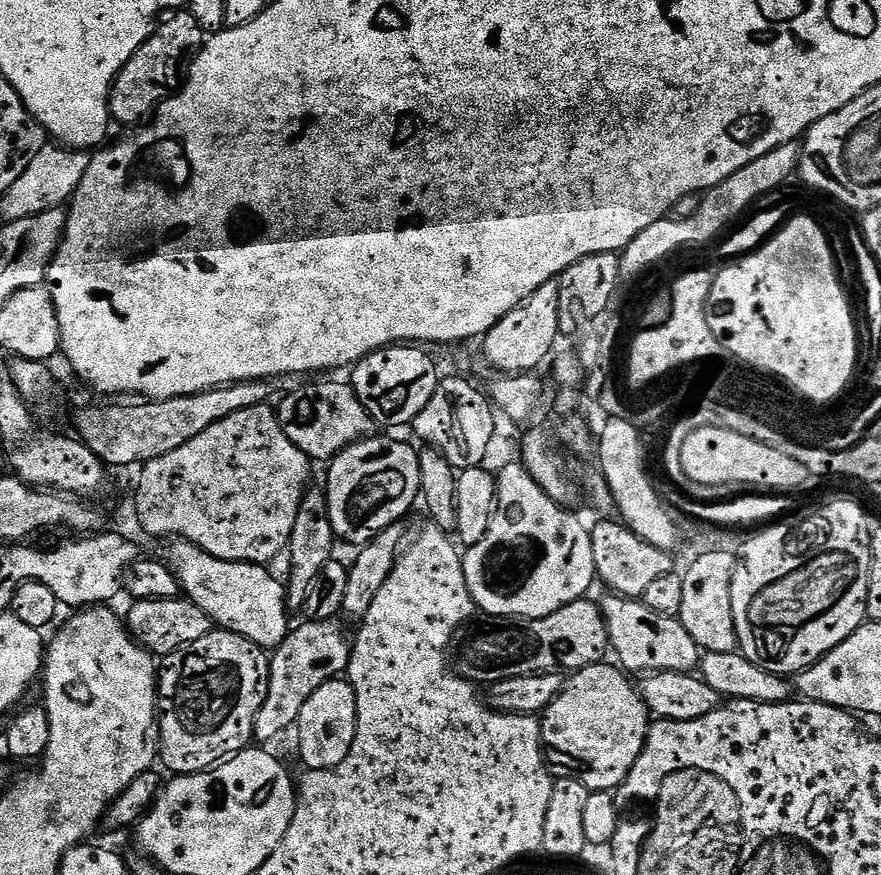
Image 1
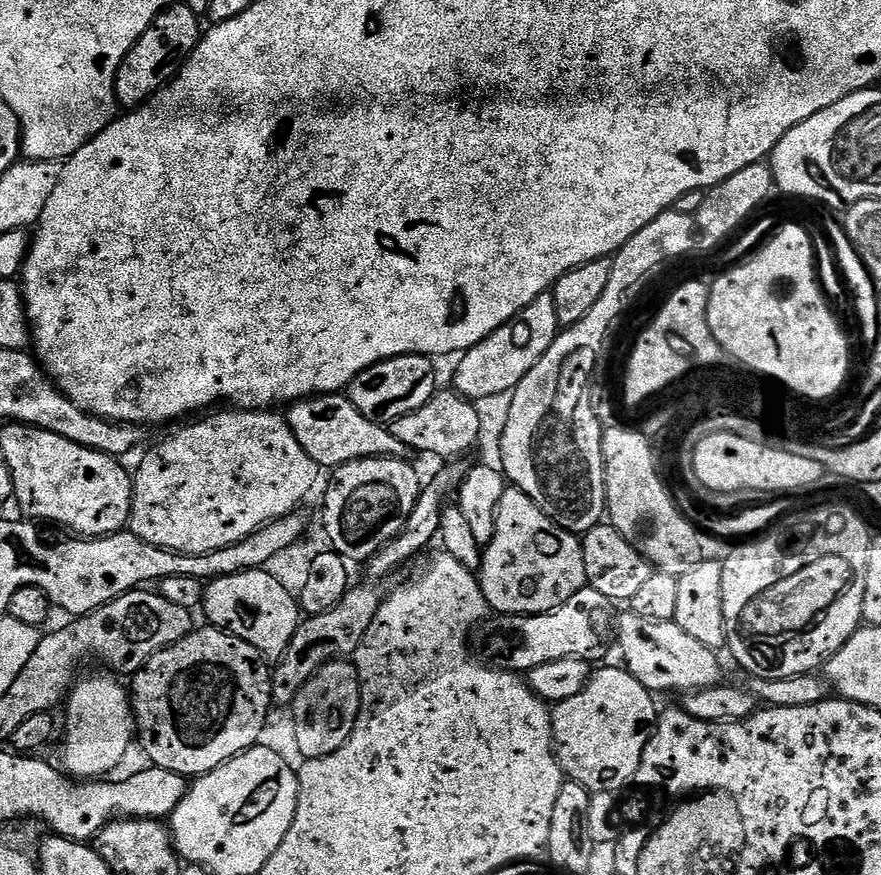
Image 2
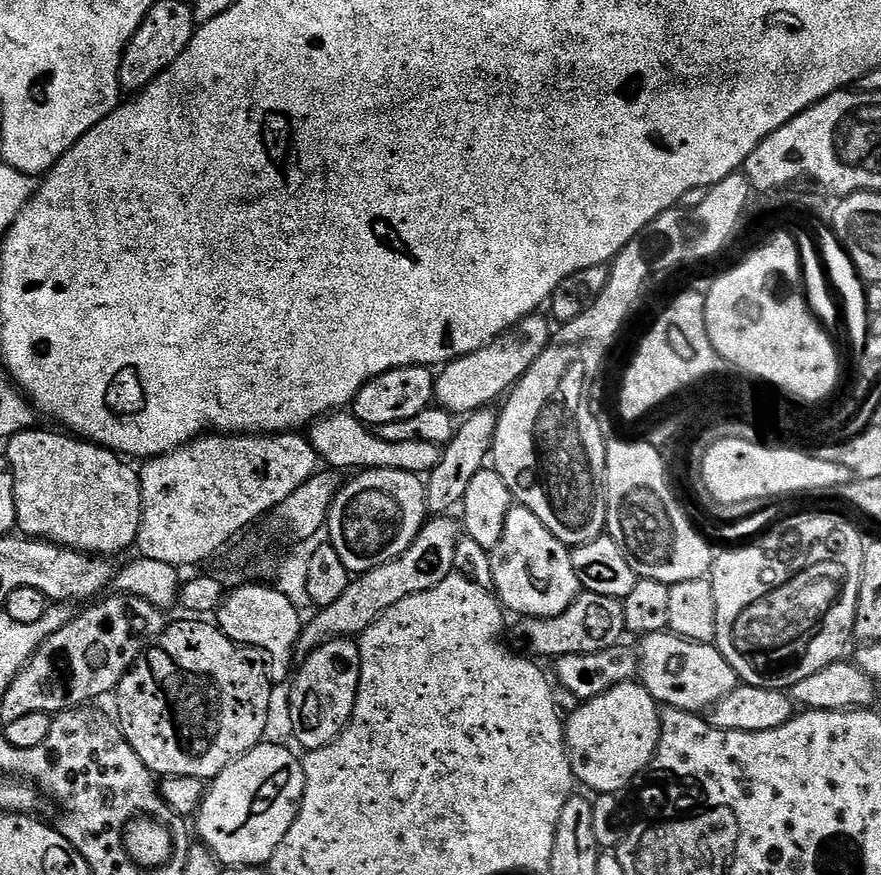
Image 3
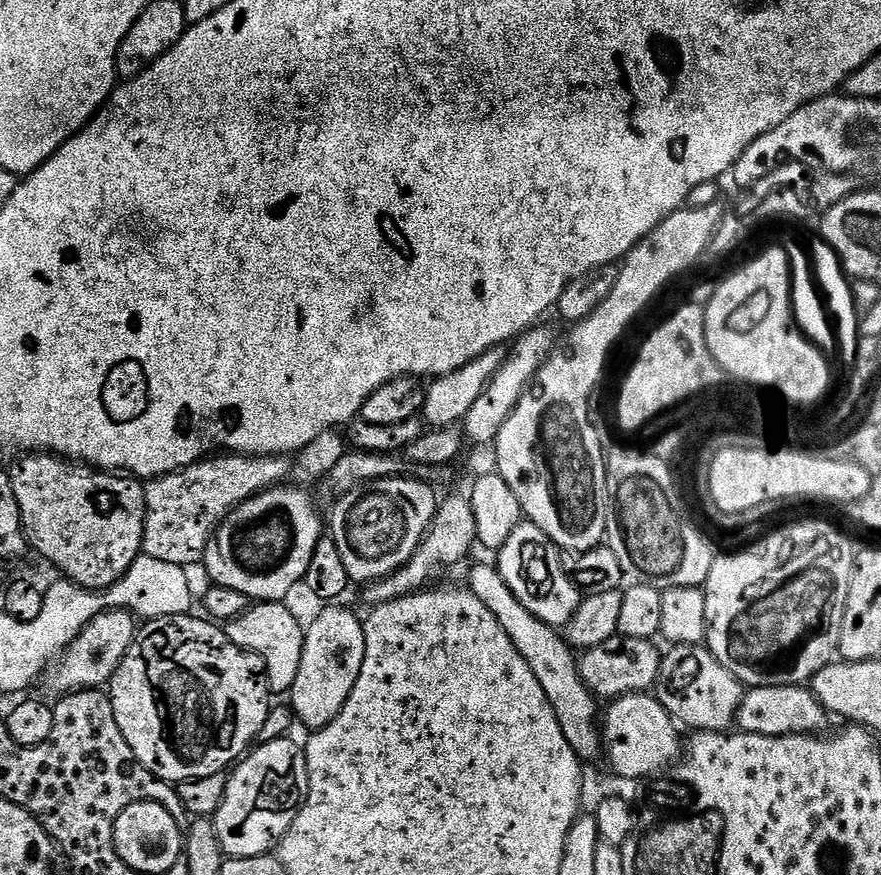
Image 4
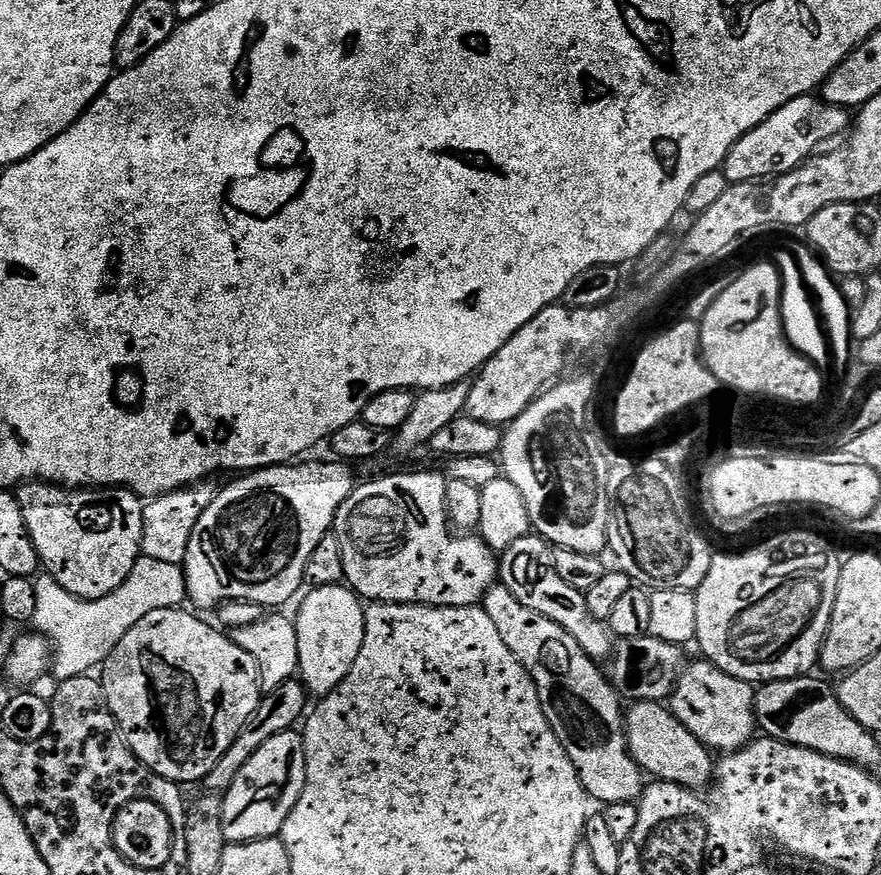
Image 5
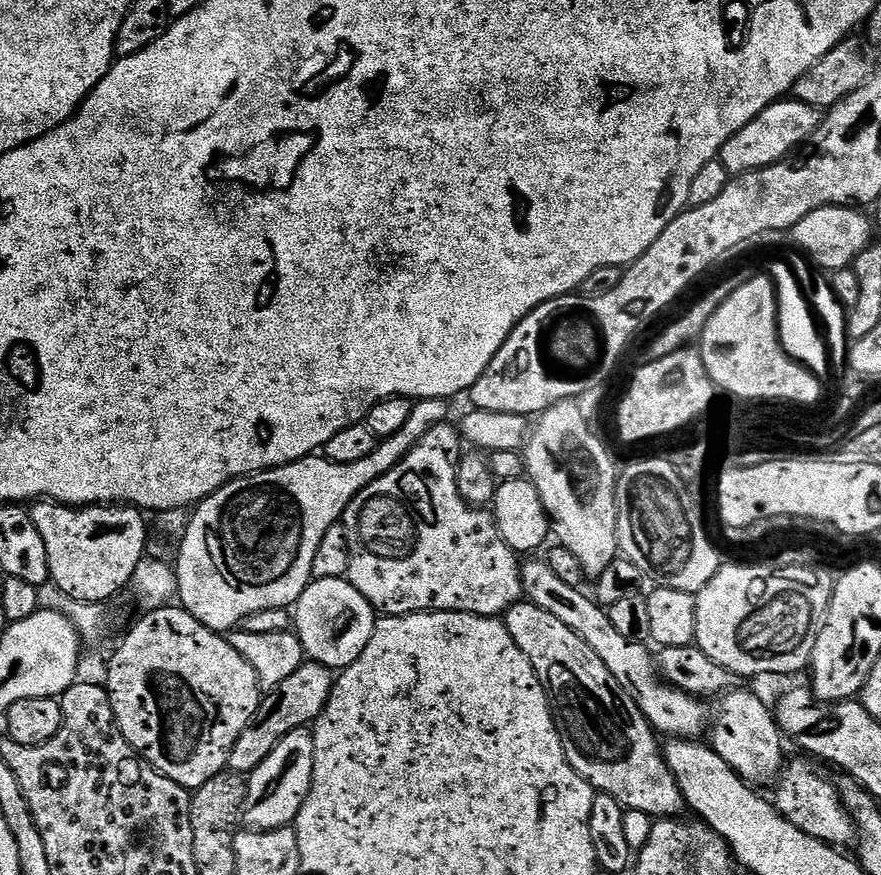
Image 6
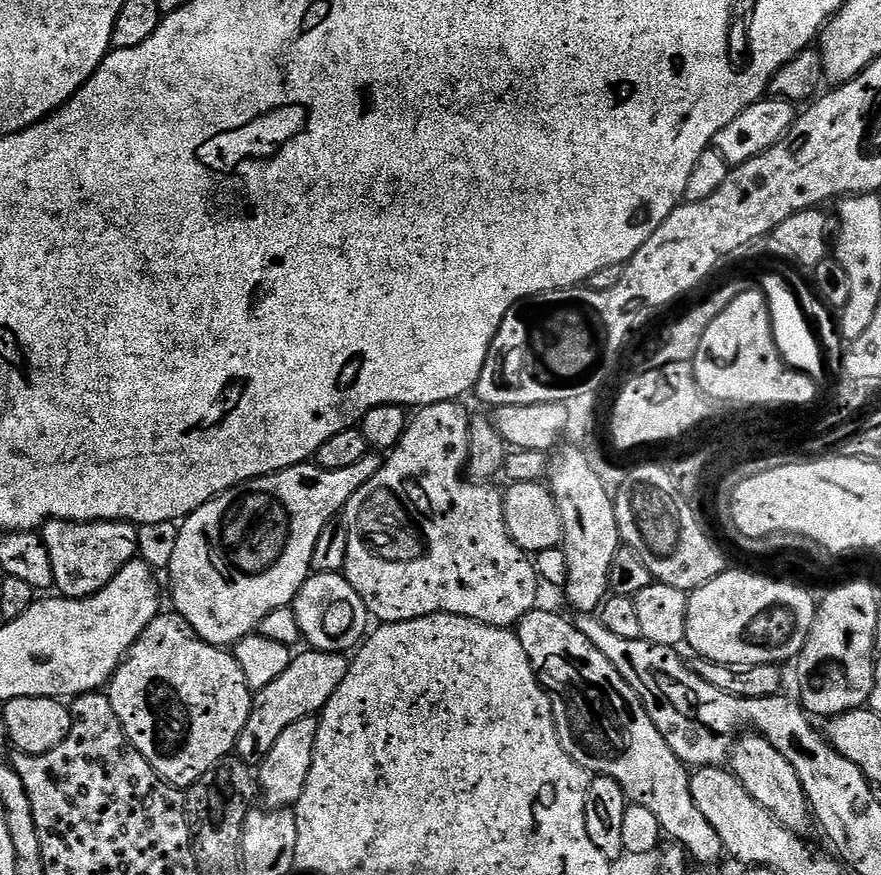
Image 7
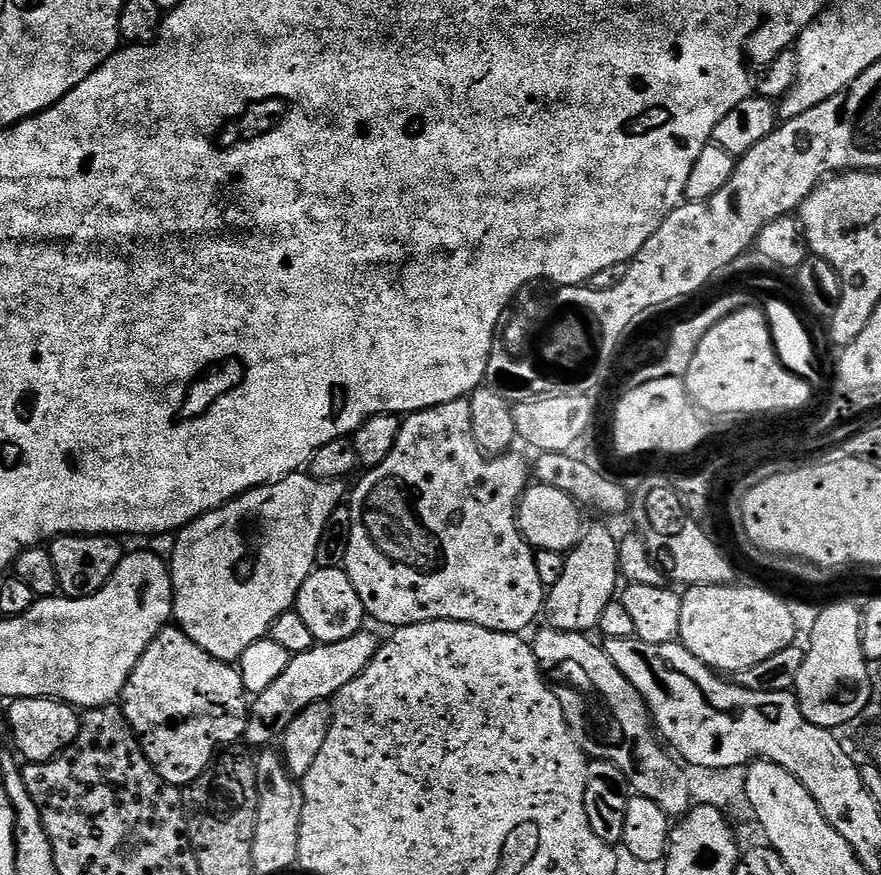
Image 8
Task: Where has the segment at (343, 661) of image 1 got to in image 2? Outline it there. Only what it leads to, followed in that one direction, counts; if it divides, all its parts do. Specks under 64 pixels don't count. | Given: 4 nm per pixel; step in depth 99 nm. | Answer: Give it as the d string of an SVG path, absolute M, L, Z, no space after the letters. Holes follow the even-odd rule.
M363 582L349 587L347 594L334 606L334 610L326 610L326 614L309 616L296 629L294 638L286 646L286 650L275 661L272 673L272 702L273 705L290 706L296 701L296 696L314 678L314 674L331 660L343 660L351 657L358 650L366 630L370 630L370 622L374 622L374 614L378 614L380 603L385 598L383 591L376 589L372 582Z

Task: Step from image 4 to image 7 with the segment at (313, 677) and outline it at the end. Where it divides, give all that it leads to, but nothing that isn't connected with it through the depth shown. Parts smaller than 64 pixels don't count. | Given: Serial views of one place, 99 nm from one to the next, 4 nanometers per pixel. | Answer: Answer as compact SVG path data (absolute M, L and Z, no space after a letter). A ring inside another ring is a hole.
M335 572L309 575L294 601L301 637L309 640L317 652L338 652L348 654L365 639L370 628L368 608L358 598L354 586Z

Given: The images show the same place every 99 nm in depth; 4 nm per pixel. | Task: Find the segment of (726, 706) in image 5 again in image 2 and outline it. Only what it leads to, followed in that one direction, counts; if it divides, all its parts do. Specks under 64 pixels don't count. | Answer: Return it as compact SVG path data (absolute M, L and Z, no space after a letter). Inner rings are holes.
M630 610L625 611L625 616L623 613L618 620L618 652L619 648L621 654L624 655L623 667L627 668L628 673L638 678L638 682L642 682L642 686L646 686L653 694L697 692L699 688L714 688L722 680L720 660L716 657L719 655L713 649L702 646L702 642L690 638L690 634L686 634L686 630L682 630L674 622L654 622L650 618L638 618L638 614Z

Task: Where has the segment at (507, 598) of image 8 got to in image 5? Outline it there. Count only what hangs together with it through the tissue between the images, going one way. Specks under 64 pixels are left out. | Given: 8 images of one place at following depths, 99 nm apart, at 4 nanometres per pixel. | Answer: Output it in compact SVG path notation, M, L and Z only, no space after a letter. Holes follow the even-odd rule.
M396 472L369 484L361 483L342 502L336 512L334 535L342 542L344 580L357 596L378 604L474 608L497 583L498 560L487 542L476 534L457 534L450 527L446 504L448 480L441 473L440 476L436 472Z

